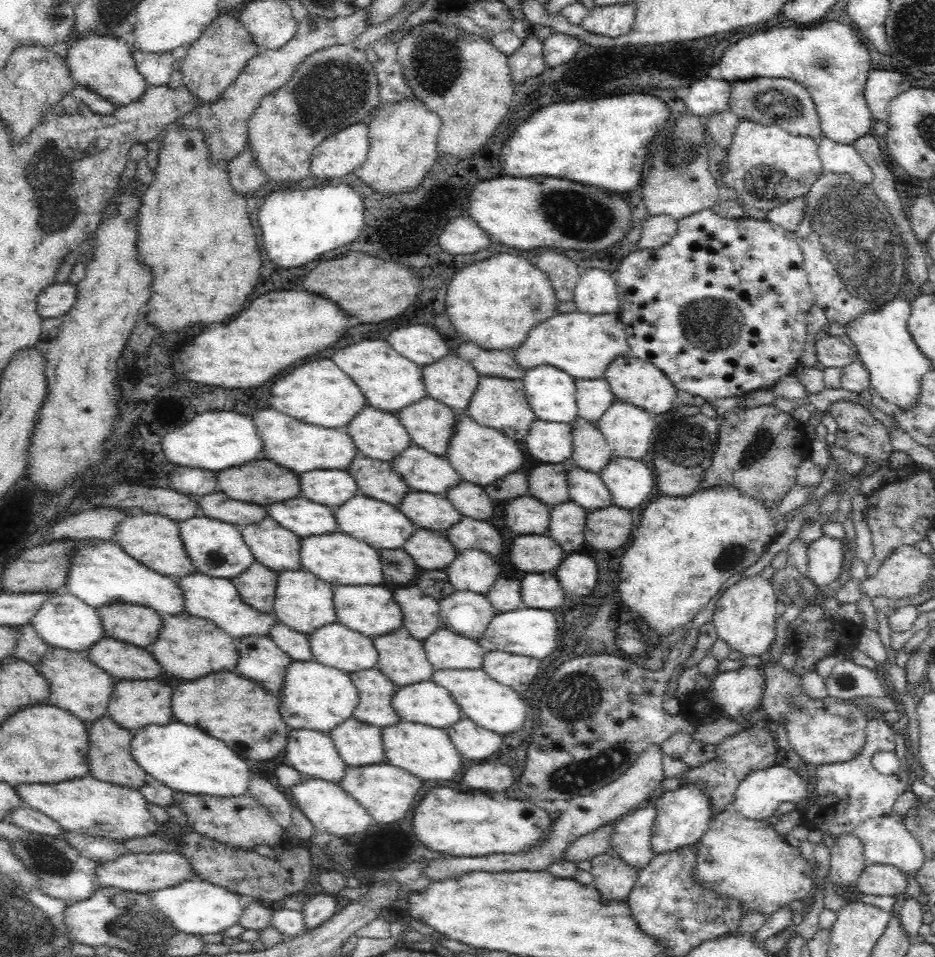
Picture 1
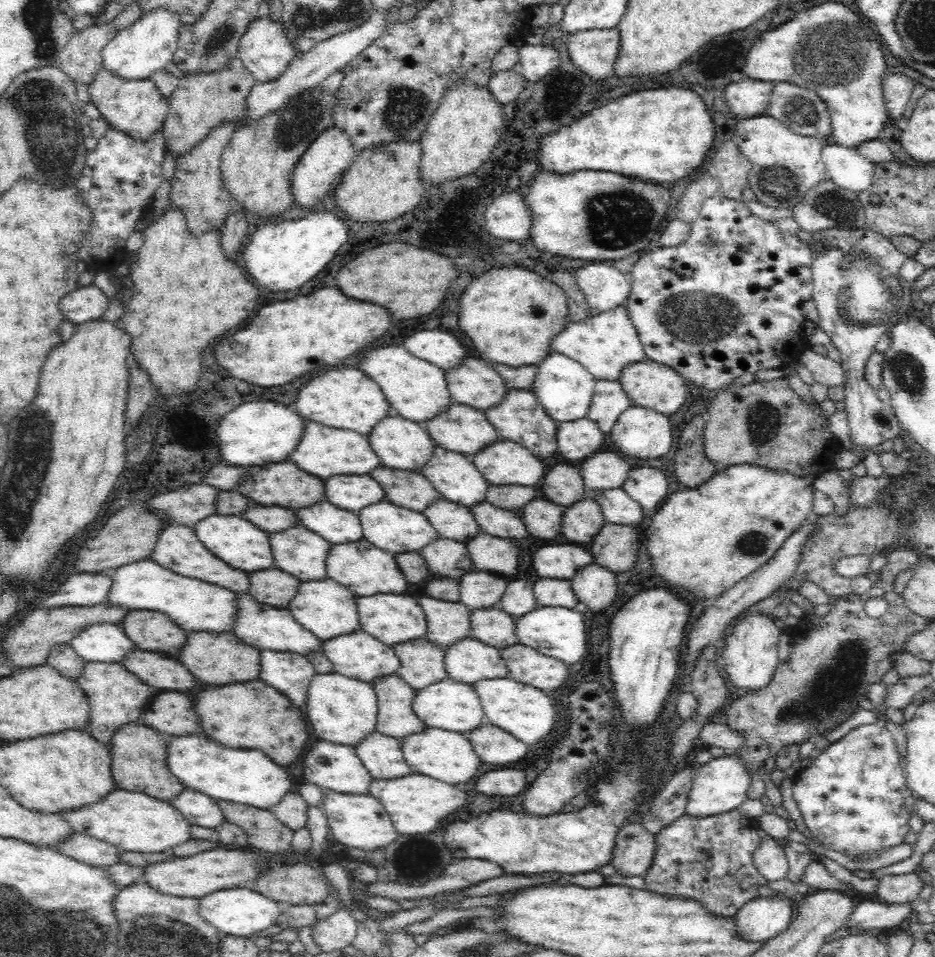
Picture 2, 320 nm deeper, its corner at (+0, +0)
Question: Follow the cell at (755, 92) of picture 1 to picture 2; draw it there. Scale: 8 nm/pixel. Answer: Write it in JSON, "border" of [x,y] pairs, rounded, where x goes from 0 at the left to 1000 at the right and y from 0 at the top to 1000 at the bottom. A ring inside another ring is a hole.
{"border":[[[827,86],[819,118],[847,138],[877,145],[889,140],[889,125],[879,103],[866,93]]]}

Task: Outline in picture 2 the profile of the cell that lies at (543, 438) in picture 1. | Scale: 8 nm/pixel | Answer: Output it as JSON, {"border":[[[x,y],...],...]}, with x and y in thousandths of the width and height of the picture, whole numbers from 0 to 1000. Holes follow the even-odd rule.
{"border":[[[629,437],[598,442],[594,451],[596,472],[611,484],[624,482],[646,464],[642,448]]]}

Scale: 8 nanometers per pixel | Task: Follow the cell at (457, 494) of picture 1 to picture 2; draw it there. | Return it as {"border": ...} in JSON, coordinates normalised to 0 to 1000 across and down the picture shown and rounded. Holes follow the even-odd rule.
{"border":[[[512,524],[502,529],[502,532],[507,543],[511,545],[512,554],[516,557],[540,563],[541,560],[560,562],[564,558],[558,543],[554,539],[550,539],[550,535],[543,535],[543,533],[530,530],[524,524]]]}

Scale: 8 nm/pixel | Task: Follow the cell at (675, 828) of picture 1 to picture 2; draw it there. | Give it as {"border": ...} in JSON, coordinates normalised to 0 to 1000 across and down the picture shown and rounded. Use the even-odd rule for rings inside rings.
{"border":[[[781,789],[765,792],[757,798],[741,800],[738,803],[740,811],[740,823],[736,828],[734,835],[734,848],[732,853],[738,856],[758,855],[769,853],[776,848],[789,845],[799,835],[800,823],[804,819],[804,814],[794,801],[794,794]]]}

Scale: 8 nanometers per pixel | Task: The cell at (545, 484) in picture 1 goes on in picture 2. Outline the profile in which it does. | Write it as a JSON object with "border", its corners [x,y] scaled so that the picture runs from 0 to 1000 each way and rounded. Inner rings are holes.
{"border":[[[609,483],[588,489],[578,510],[588,525],[599,529],[610,529],[628,518],[621,493],[617,486]]]}

